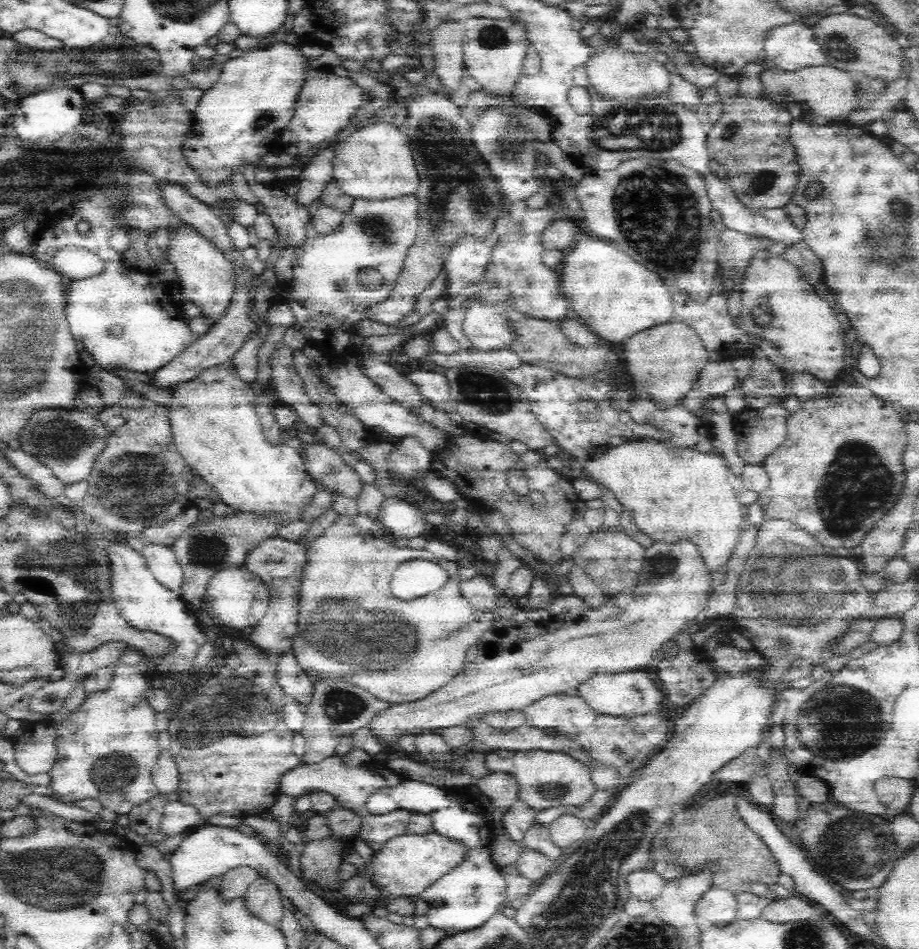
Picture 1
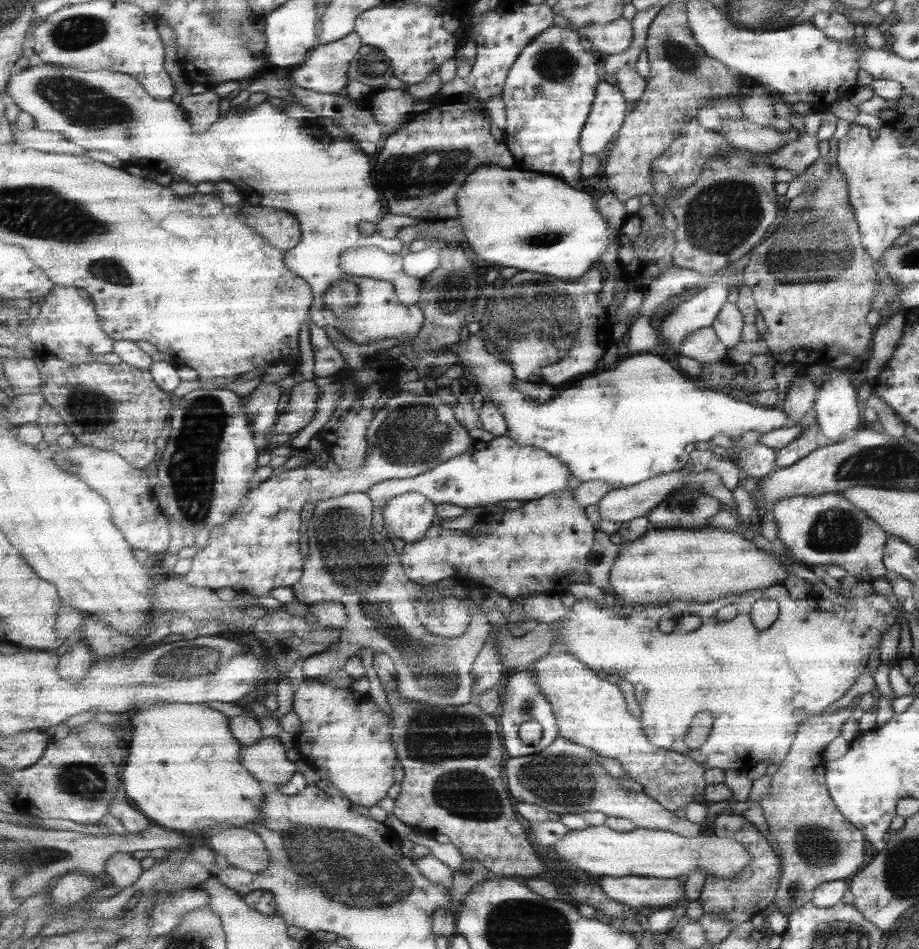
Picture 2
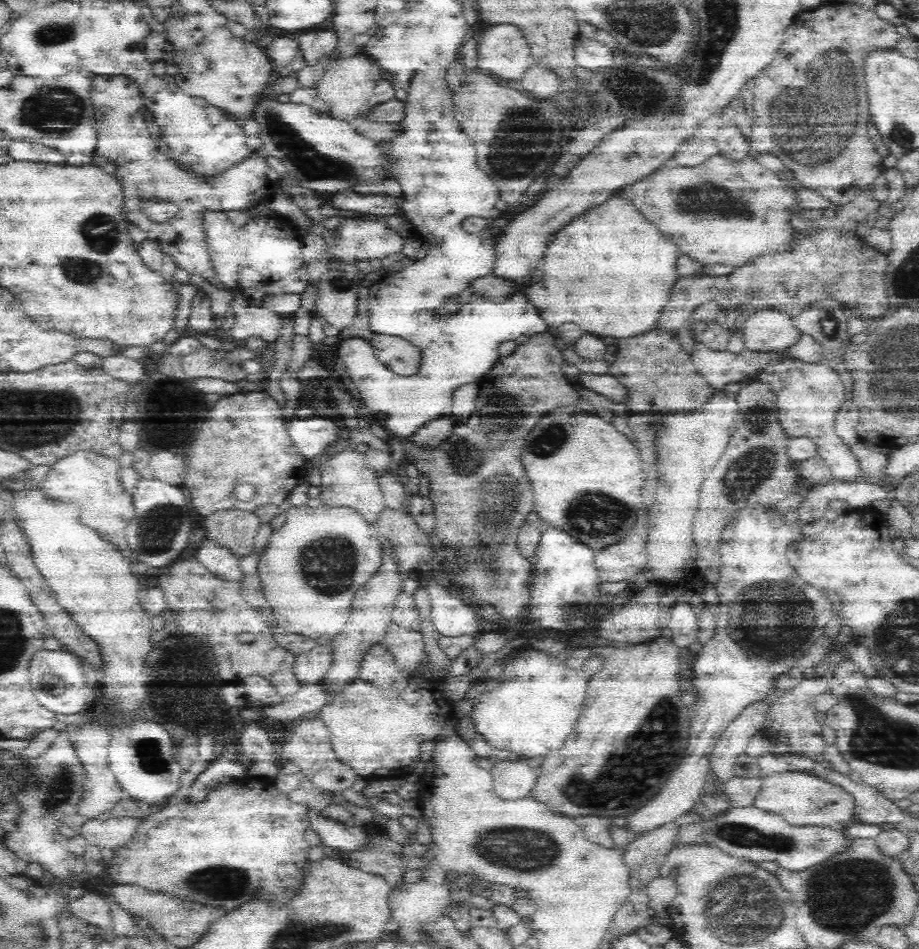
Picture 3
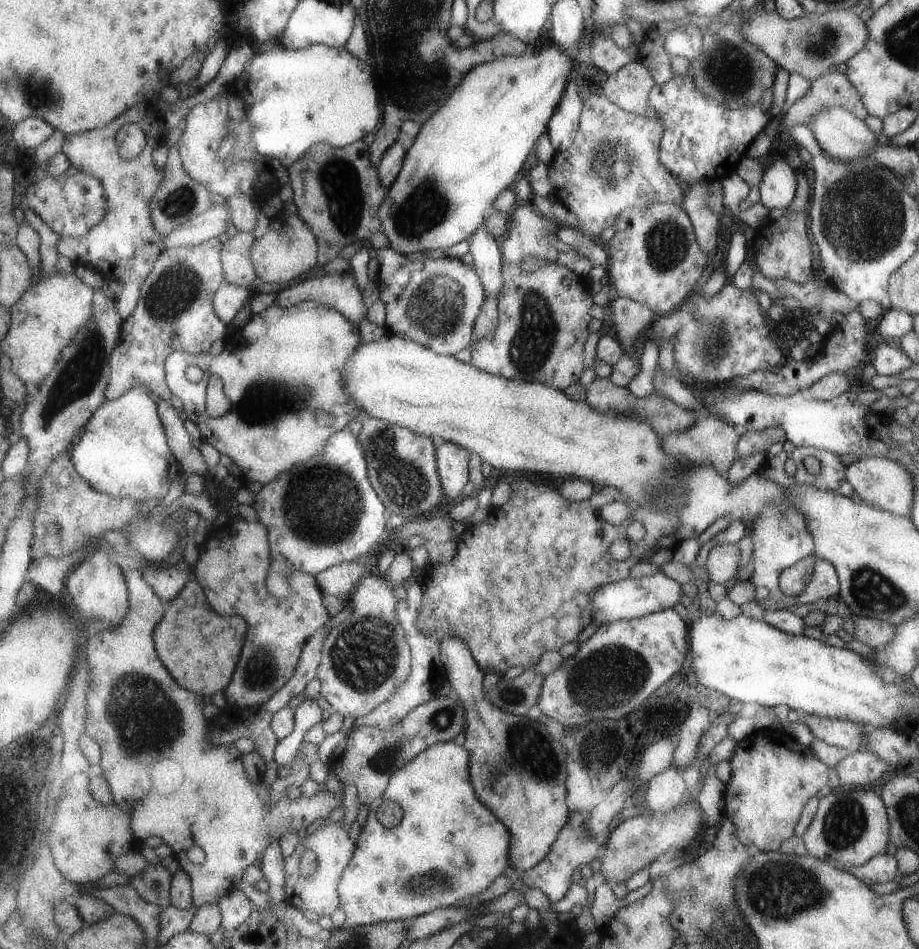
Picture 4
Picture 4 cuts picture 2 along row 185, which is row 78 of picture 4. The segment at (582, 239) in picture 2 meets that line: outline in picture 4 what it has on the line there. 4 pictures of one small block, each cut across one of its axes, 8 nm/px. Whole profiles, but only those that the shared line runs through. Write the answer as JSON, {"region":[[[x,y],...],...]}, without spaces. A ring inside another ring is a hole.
{"region":[[[547,44],[545,48],[537,46],[537,50],[533,50],[533,54],[523,54],[521,58],[501,58],[499,62],[489,62],[487,66],[479,66],[477,70],[473,70],[471,74],[467,74],[467,78],[463,80],[463,86],[459,86],[459,90],[455,90],[455,94],[451,94],[451,100],[433,116],[433,120],[429,120],[425,126],[421,126],[421,134],[417,136],[413,148],[407,154],[407,162],[399,174],[399,178],[395,180],[395,184],[391,186],[383,206],[379,206],[379,220],[383,220],[383,234],[389,240],[389,248],[393,252],[397,252],[403,258],[409,258],[411,254],[427,254],[431,250],[443,250],[443,252],[459,252],[465,248],[467,240],[493,216],[493,206],[495,202],[499,202],[499,198],[503,198],[503,194],[507,194],[507,188],[519,180],[519,172],[523,168],[523,164],[527,162],[527,156],[533,152],[539,136],[547,136],[547,126],[551,126],[551,118],[555,118],[555,110],[559,110],[559,102],[563,102],[563,94],[567,94],[567,82],[571,82],[573,76],[573,64],[575,60],[569,58],[569,54],[565,54],[559,46],[555,44]]]}

